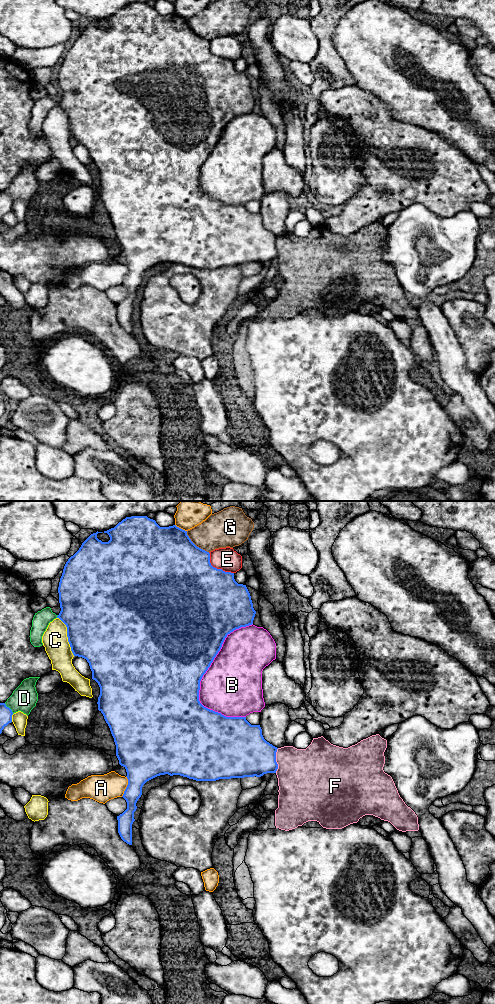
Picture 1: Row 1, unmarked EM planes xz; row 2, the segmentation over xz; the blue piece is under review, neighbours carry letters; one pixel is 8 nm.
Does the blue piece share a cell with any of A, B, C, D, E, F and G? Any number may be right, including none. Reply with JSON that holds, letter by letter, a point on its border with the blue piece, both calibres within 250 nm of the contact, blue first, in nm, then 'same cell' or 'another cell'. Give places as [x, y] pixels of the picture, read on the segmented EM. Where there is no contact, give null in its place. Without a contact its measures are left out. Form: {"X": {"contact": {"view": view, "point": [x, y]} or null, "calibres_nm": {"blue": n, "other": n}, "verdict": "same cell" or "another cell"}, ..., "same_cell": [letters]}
{"A": {"contact": {"view": "xz", "point": [127, 786]}, "calibres_nm": {"blue": 320, "other": 220}, "verdict": "another cell"}, "B": {"contact": {"view": "xz", "point": [207, 669]}, "calibres_nm": {"blue": 500, "other": 480}, "verdict": "another cell"}, "C": {"contact": {"view": "xz", "point": [67, 636]}, "calibres_nm": {"blue": 500, "other": 200}, "verdict": "another cell"}, "D": {"contact": {"view": "xz", "point": [9, 708]}, "calibres_nm": {"blue": 100, "other": 200}, "verdict": "another cell"}, "E": {"contact": {"view": "xz", "point": [216, 568]}, "calibres_nm": {"blue": 500, "other": 180}, "verdict": "another cell"}, "F": {"contact": {"view": "xz", "point": [275, 760]}, "calibres_nm": {"blue": 380, "other": 400}, "verdict": "another cell"}, "G": {"contact": {"view": "xz", "point": [194, 544]}, "calibres_nm": {"blue": 500, "other": 280}, "verdict": "another cell"}, "same_cell": []}

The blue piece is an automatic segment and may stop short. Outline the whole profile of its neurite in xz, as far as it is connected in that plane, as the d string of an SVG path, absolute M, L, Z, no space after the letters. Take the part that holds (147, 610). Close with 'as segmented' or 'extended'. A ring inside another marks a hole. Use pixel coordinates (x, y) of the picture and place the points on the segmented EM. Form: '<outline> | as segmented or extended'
M131 516L123 519L114 528L104 531L110 537L108 542L99 540L98 533L102 532L91 534L64 566L58 587L61 611L57 618L67 627L68 642L73 655L87 660L92 671L92 679L100 687L98 710L110 728L116 745L116 756L119 764L126 769L128 779L128 785L122 796L127 802L127 809L117 816L118 833L124 842L132 845L132 824L135 821L136 803L147 781L165 774L180 775L196 781L261 777L267 773L276 773L278 748L264 739L260 725L251 725L246 717L226 717L204 707L199 701L200 681L220 651L227 635L236 629L253 624L256 611L246 585L238 584L234 579L234 573L213 567L210 563L210 553L197 547L187 535L187 531L176 525L160 527L155 520L147 516Z | as segmented

